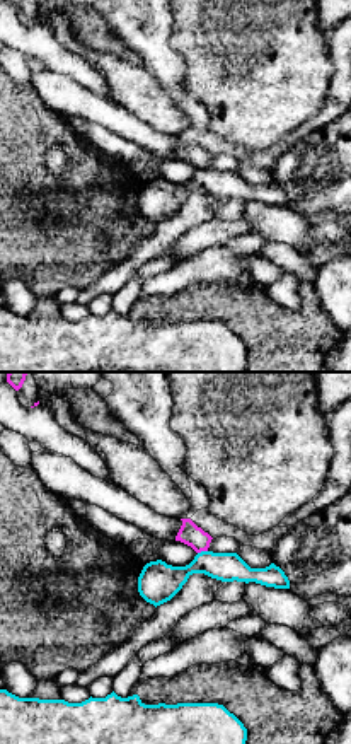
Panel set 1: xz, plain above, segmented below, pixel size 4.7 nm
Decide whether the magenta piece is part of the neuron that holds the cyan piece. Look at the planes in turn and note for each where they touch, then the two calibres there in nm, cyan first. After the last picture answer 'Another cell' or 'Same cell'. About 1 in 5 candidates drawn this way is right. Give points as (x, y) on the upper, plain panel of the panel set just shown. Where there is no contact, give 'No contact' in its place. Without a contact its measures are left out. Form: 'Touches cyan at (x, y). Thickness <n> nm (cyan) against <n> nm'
Touches cyan at (201, 169). Thickness 190 nm (cyan) against 100 nm

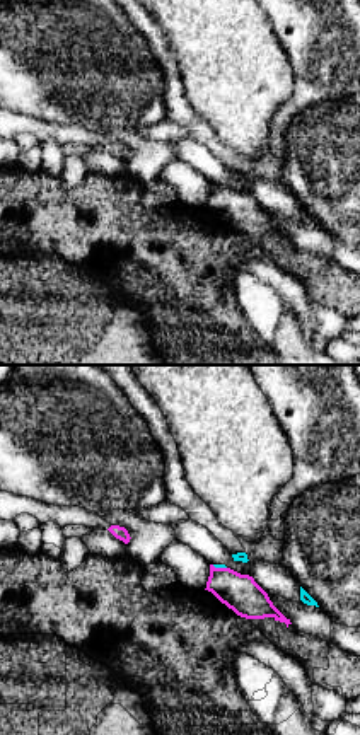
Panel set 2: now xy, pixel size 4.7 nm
Touches cyan at (219, 185). Thickness 20 nm (cyan) against 180 nm

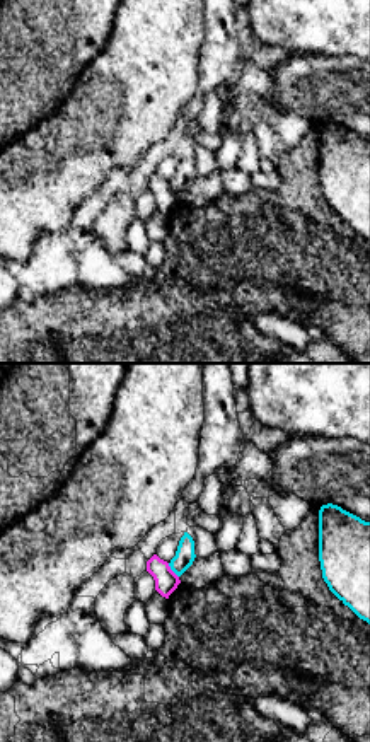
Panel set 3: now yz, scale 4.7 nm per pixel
Touches cyan at (171, 186). Thickness 90 nm (cyan) against 110 nm

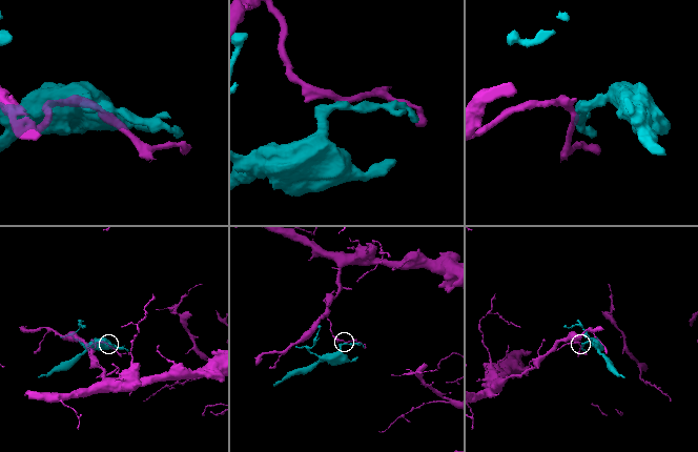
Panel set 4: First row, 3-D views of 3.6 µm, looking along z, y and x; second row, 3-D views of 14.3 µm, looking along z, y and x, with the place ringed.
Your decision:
Another cell

